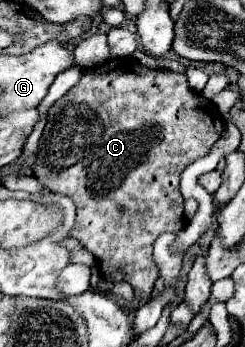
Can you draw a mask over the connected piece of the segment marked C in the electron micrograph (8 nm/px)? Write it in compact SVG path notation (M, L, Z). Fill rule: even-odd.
M135 58L109 60L83 70L81 80L51 106L39 140L33 174L45 188L73 198L77 222L71 238L95 254L101 276L109 282L129 282L137 298L149 298L159 278L159 268L151 256L153 242L159 234L179 232L187 224L179 176L185 166L209 152L223 128L225 122L215 104L189 88L185 74L151 70Z

